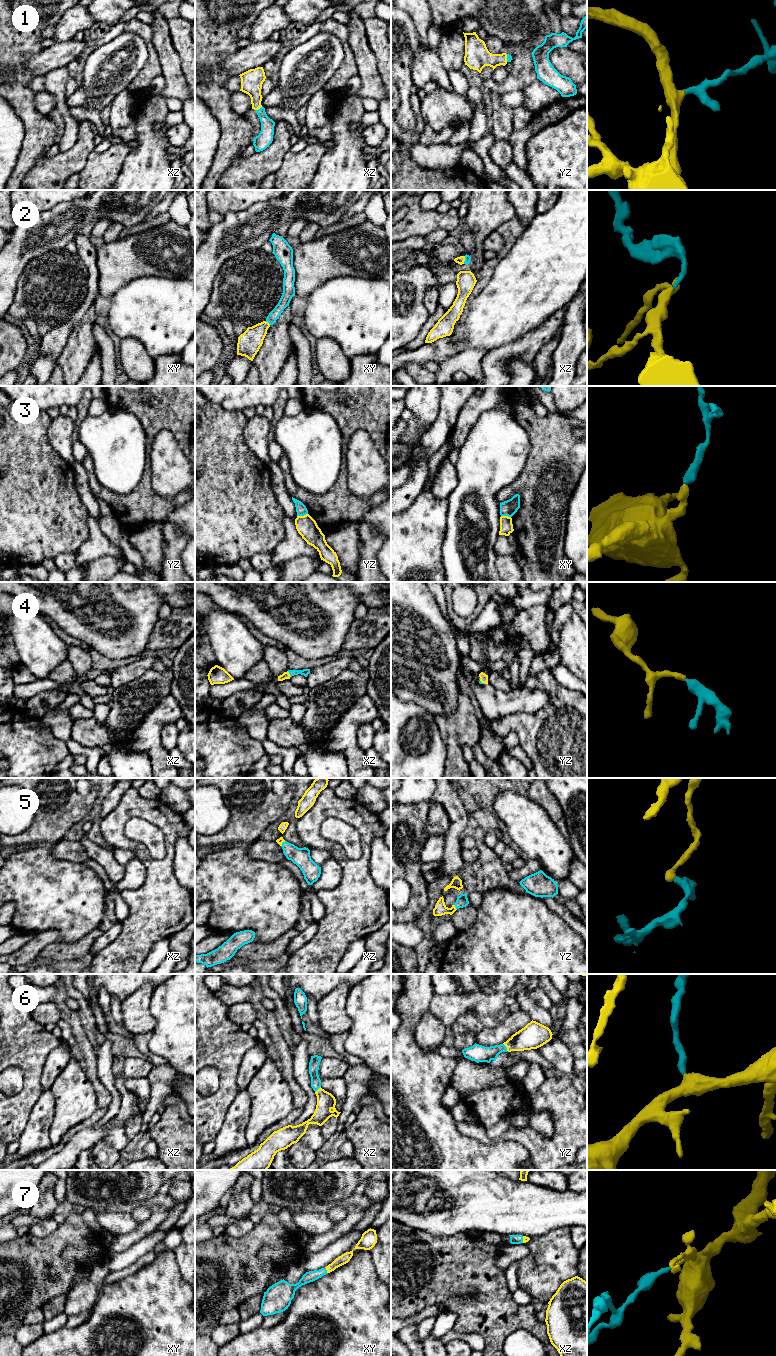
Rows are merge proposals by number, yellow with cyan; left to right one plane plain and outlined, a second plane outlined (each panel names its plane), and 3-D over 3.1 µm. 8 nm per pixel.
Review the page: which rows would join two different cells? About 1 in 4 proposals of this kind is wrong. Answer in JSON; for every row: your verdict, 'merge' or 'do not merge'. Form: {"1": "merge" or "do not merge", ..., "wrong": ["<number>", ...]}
{"1": "merge", "2": "merge", "3": "do not merge", "4": "merge", "5": "merge", "6": "merge", "7": "merge", "wrong": ["3"]}

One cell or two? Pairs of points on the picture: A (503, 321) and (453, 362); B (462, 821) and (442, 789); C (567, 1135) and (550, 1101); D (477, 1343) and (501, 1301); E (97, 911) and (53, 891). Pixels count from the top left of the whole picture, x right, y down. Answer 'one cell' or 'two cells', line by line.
A: two cells
B: one cell
C: one cell
D: two cells
E: one cell

